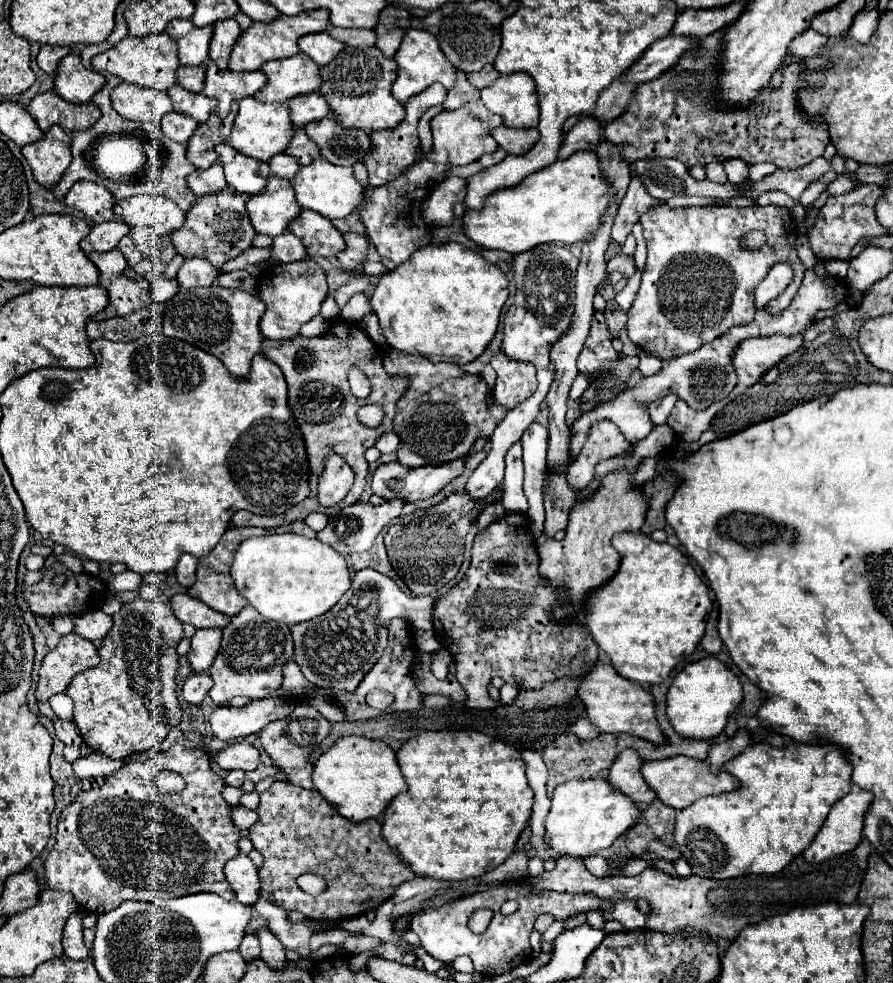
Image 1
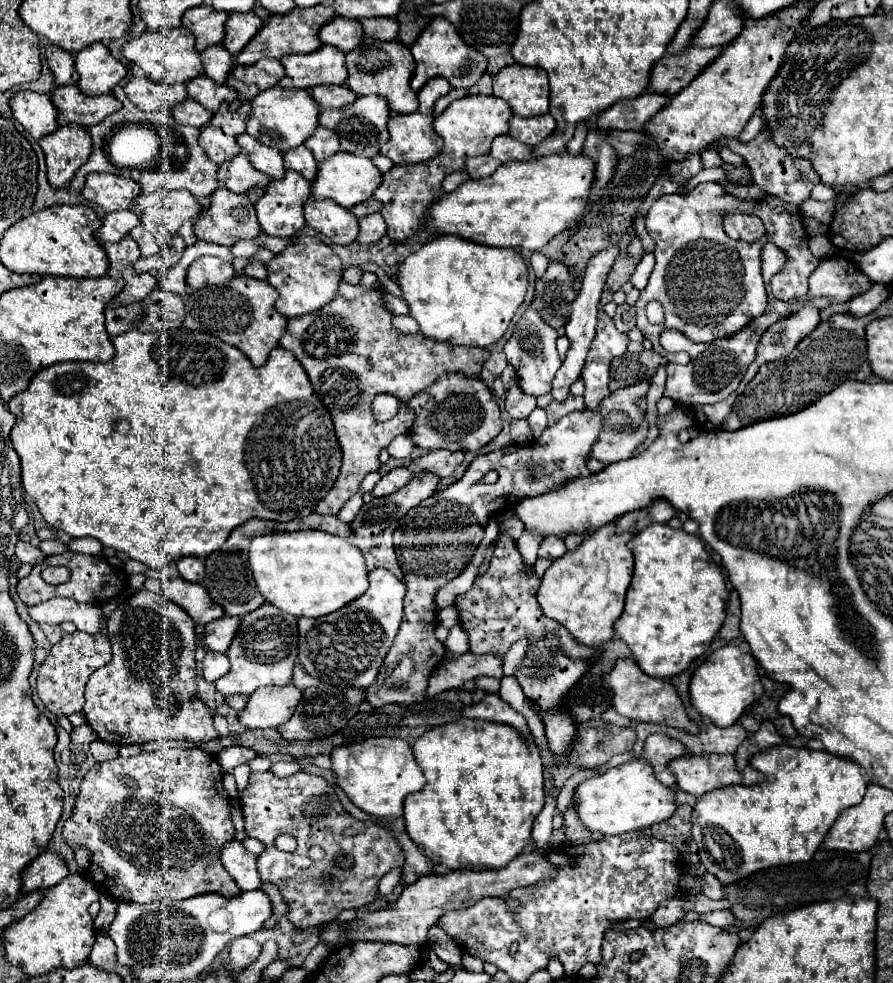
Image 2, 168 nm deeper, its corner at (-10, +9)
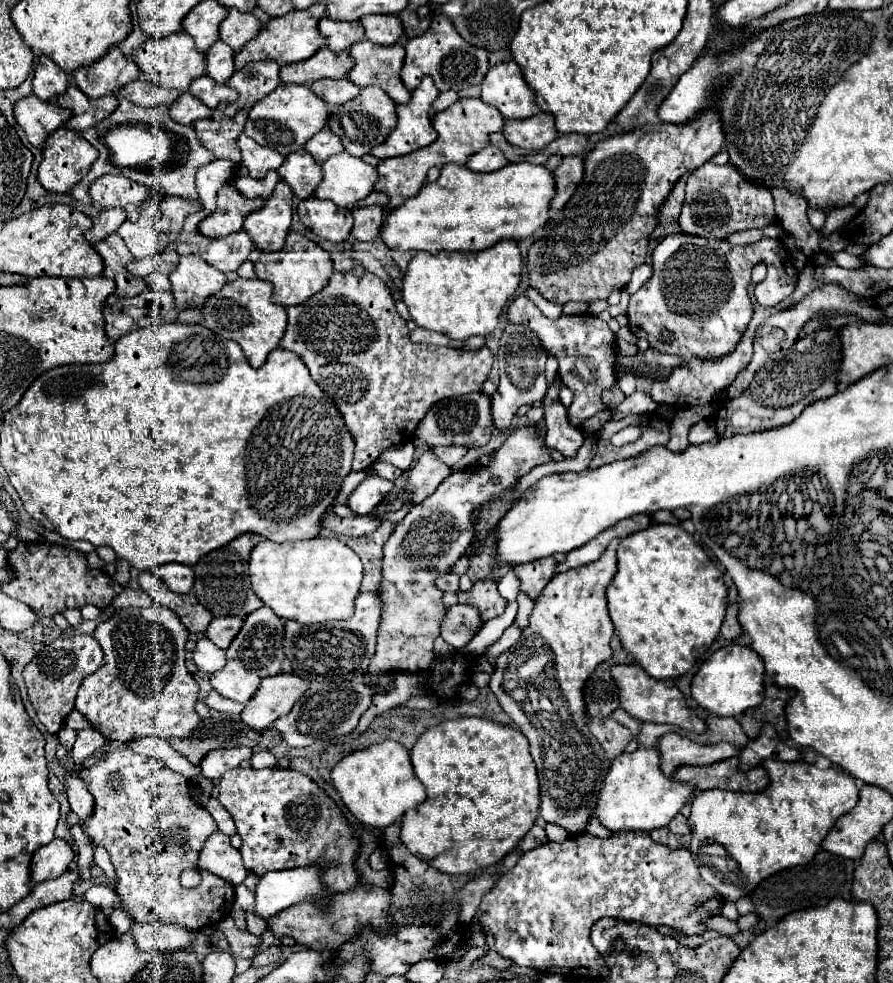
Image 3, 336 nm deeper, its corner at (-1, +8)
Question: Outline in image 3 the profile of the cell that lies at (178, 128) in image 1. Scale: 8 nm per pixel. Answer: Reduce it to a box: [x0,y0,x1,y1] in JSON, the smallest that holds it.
[169,93,211,125]

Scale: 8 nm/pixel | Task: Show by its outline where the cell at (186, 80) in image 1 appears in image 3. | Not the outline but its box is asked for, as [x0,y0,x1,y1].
[205,41,233,83]

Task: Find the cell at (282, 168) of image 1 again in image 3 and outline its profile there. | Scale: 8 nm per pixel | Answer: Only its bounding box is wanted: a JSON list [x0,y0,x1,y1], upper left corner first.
[277,151,321,199]

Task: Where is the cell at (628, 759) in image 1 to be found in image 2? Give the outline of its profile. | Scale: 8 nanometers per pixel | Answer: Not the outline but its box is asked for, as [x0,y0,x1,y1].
[642,734,690,788]

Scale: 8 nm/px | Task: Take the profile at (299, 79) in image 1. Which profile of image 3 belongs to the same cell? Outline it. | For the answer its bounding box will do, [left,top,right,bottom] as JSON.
[279,47,353,83]

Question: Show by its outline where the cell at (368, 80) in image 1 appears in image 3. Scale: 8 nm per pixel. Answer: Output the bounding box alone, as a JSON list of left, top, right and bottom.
[347,41,411,105]

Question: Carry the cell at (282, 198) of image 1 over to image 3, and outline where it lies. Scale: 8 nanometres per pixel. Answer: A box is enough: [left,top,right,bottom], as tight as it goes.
[243,181,293,251]

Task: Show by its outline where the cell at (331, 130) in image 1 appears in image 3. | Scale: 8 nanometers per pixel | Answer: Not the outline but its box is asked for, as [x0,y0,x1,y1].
[327,85,397,157]

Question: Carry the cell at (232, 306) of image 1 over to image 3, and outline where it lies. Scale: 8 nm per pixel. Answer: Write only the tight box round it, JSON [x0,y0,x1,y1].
[201,279,287,367]

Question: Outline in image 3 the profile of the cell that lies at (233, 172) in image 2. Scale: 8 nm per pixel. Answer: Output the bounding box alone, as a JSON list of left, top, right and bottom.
[233,163,279,199]

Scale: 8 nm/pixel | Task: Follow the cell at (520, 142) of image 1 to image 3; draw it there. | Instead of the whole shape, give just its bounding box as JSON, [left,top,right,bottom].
[503,113,557,149]

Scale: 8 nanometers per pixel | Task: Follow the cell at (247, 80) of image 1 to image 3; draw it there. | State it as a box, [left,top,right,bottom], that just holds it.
[227,61,279,109]

